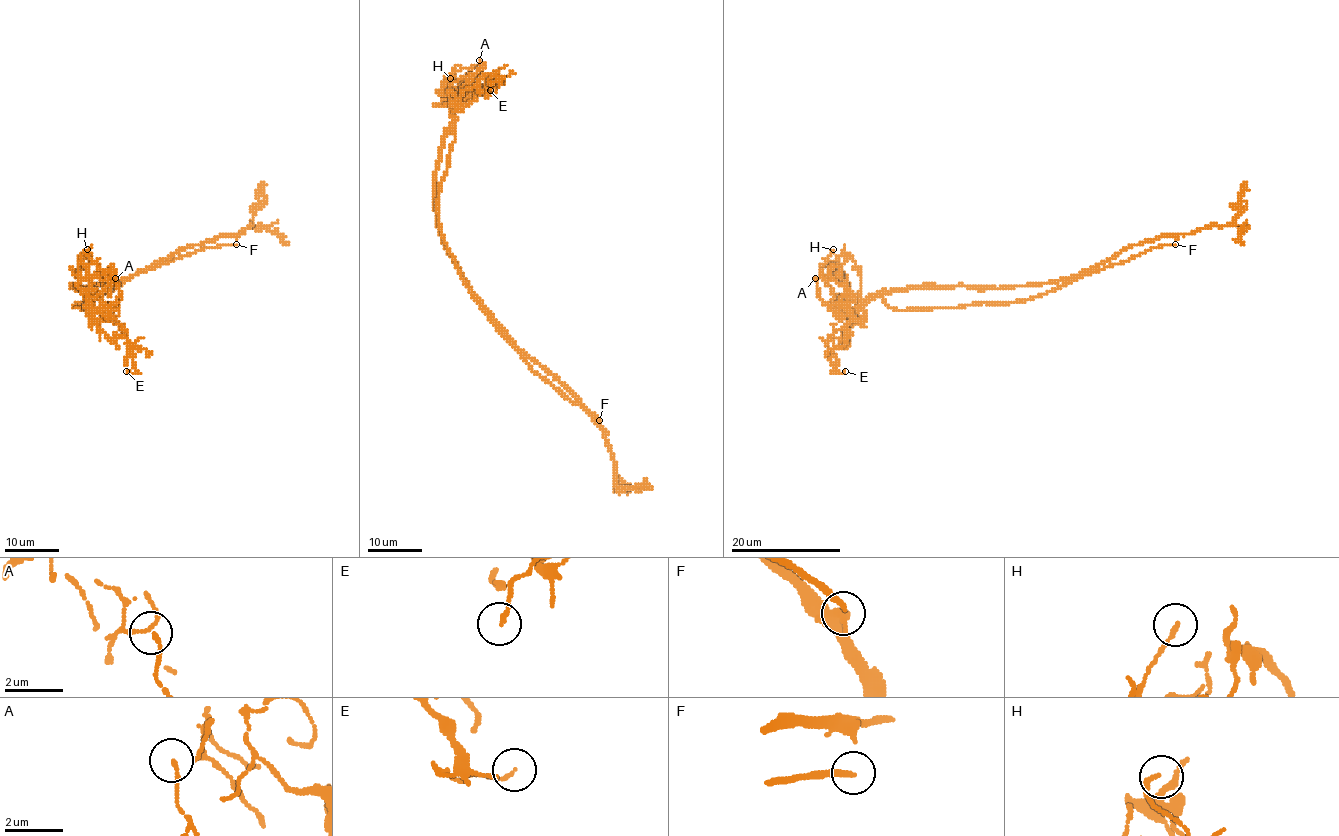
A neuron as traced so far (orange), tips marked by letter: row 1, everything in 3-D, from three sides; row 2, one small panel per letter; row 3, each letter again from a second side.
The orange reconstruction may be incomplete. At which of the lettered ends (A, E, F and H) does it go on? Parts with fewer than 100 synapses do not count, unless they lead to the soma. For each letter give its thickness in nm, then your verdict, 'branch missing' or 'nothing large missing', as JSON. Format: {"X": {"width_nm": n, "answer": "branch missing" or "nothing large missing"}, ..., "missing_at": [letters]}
{"A": {"width_nm": 70, "answer": "nothing large missing"}, "E": {"width_nm": 120, "answer": "nothing large missing"}, "F": {"width_nm": 110, "answer": "branch missing"}, "H": {"width_nm": 140, "answer": "nothing large missing"}, "missing_at": ["F"]}

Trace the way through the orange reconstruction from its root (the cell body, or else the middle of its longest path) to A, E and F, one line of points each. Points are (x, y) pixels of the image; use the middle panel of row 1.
A: (468, 282), (441, 234), (435, 167), (442, 136), (482, 66), (479, 60)
E: (468, 282), (441, 234), (435, 167), (461, 95), (494, 73), (498, 80), (490, 90)
F: (468, 282), (468, 287), (494, 320), (497, 330), (523, 360), (599, 420)

